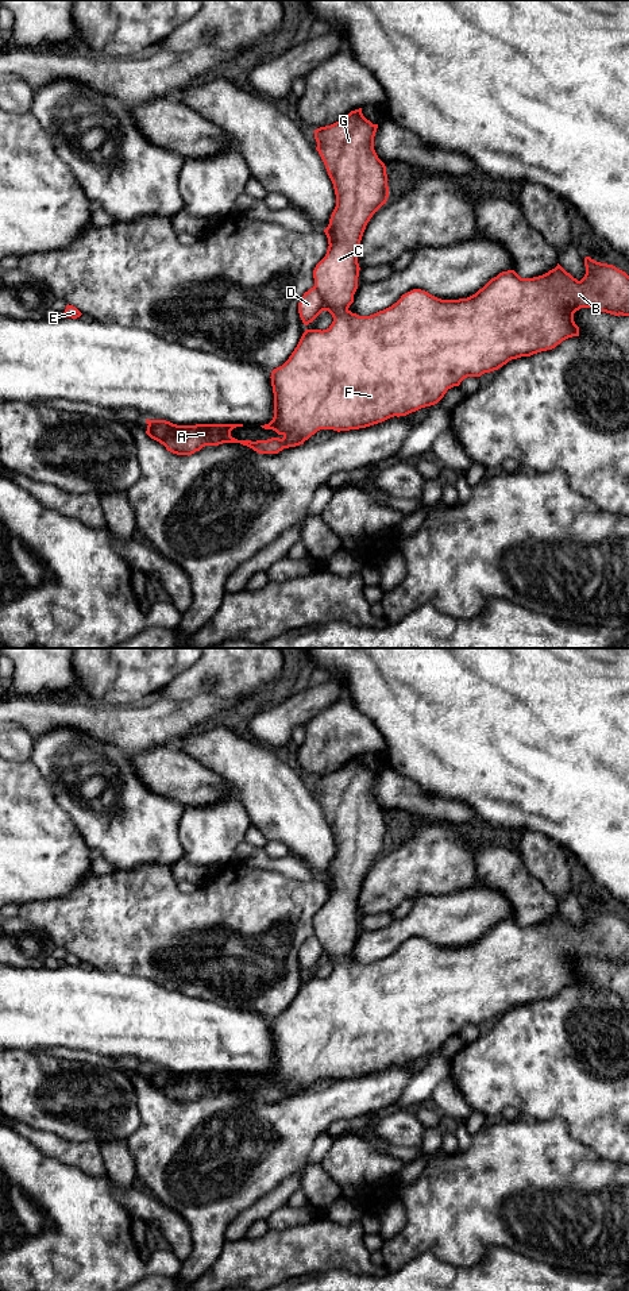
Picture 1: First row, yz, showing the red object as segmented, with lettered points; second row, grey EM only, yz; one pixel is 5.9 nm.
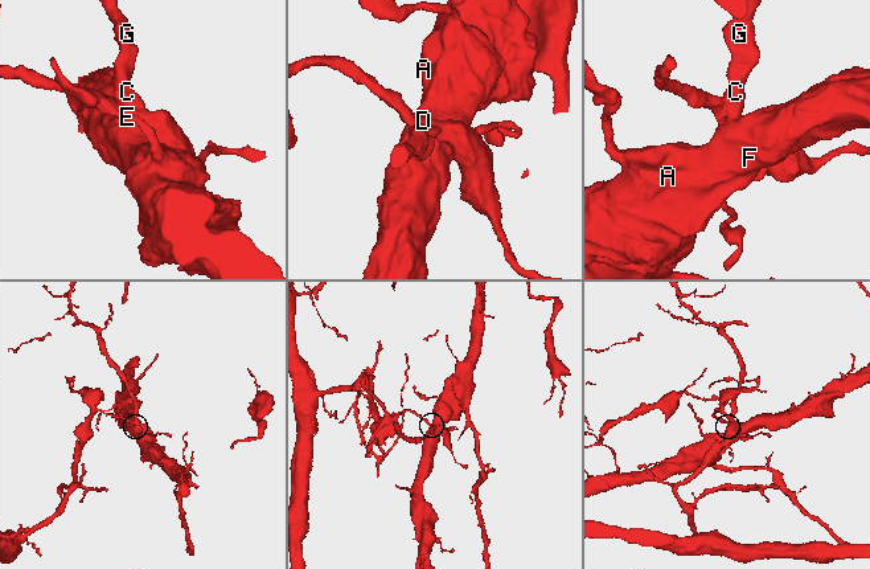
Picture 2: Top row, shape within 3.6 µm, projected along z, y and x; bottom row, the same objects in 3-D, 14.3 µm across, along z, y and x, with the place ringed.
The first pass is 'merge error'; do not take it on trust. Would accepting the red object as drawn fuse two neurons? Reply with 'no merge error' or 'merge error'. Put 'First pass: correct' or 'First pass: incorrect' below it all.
merge error
First pass: correct

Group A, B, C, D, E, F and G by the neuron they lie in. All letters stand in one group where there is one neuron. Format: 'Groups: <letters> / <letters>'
Groups: A B C E F G / D

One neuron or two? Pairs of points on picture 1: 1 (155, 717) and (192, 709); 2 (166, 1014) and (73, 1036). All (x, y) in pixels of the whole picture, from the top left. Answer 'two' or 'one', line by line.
1: one
2: one

